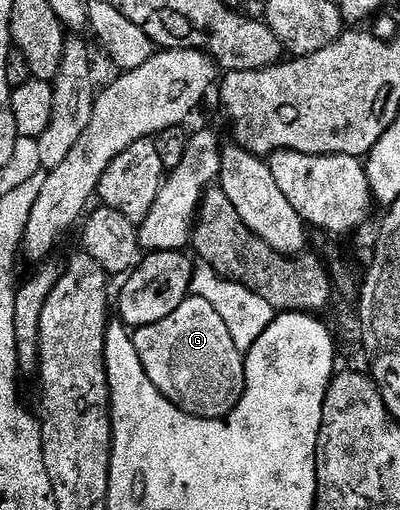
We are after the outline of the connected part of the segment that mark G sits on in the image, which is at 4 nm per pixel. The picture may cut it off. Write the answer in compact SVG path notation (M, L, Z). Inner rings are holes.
M189 296L168 319L160 319L160 323L145 325L133 330L136 355L140 355L140 363L144 363L144 371L152 383L180 411L193 417L209 417L211 419L225 419L240 403L246 390L246 358L232 343L232 335L228 327L224 327L224 319L217 313L216 307L208 303L203 297Z

